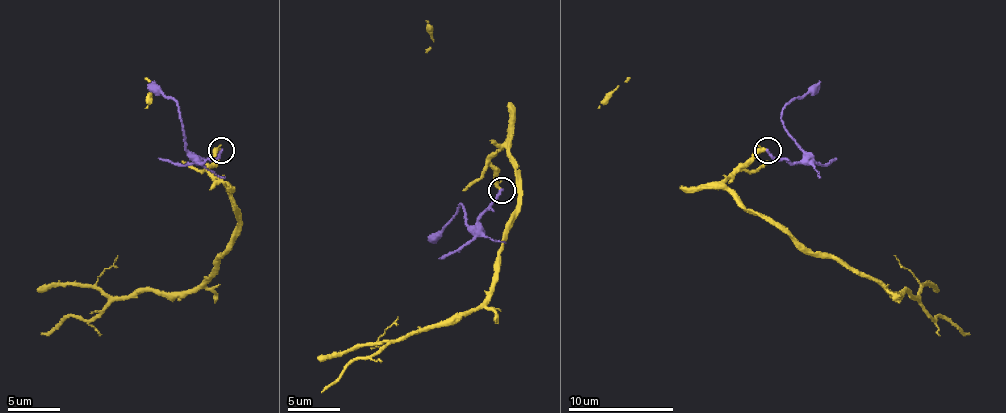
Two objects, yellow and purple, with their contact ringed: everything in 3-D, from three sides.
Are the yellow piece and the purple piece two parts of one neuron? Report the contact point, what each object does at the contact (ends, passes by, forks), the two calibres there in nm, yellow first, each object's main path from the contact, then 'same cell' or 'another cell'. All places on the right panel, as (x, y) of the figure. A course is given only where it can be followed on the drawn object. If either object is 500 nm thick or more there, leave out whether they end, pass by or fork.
place (768, 150); yellow ends; purple ends; calibres 320 and 220 nm; course yellow (767, 151), (725, 182), (749, 208), (969, 335); course purple (767, 151), (777, 159), (791, 161), (804, 156), (783, 124), (783, 109), (819, 82); another cell

